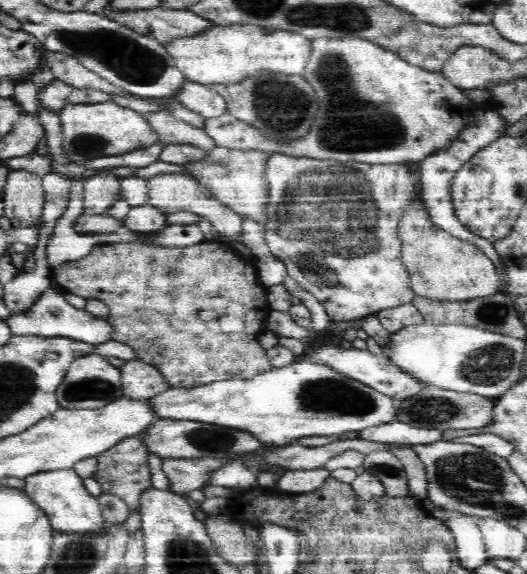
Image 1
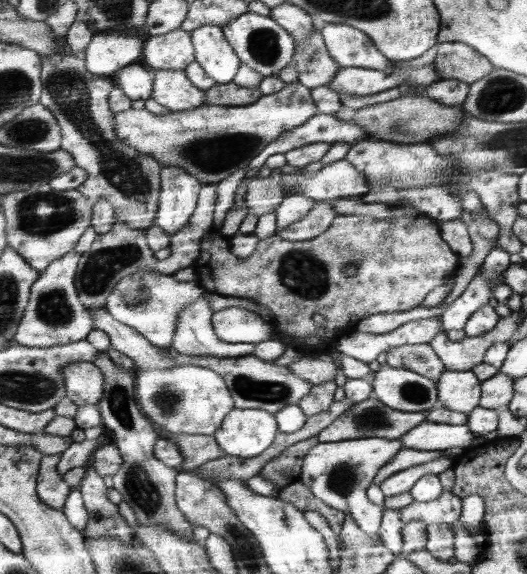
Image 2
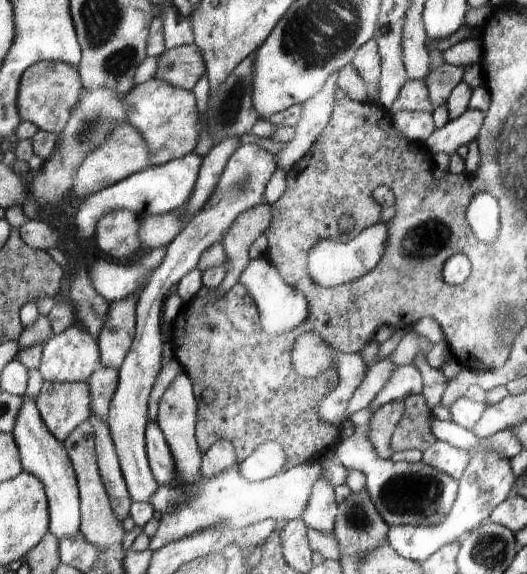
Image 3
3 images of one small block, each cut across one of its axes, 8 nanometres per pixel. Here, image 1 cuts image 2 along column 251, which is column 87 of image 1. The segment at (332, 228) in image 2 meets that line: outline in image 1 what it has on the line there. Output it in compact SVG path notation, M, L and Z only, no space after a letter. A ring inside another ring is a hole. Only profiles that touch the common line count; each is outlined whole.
M220 240L203 241L192 246L184 247L150 246L150 243L140 244L140 242L134 242L132 246L130 246L130 244L118 243L96 244L87 256L81 257L79 260L60 264L58 267L54 267L52 272L53 281L64 292L77 294L78 296L86 298L86 300L96 298L96 300L102 300L104 304L107 304L110 313L106 321L114 325L112 340L130 345L130 347L134 349L134 352L136 352L137 359L156 367L156 369L166 377L166 381L168 381L172 387L192 388L215 383L219 380L230 380L234 377L248 380L273 369L269 356L266 355L266 348L261 344L260 340L256 340L256 336L264 330L264 320L266 320L266 316L268 316L267 290L264 290L264 286L256 280L256 278L258 278L256 266L252 266L252 264L246 262L246 260L242 260L239 254L236 254L234 250L225 243L221 243ZM202 268L204 268L204 270L202 270ZM196 298L198 298L198 300L196 300ZM202 298L204 298L204 300L202 300ZM220 300L226 302L226 308L220 306Z

